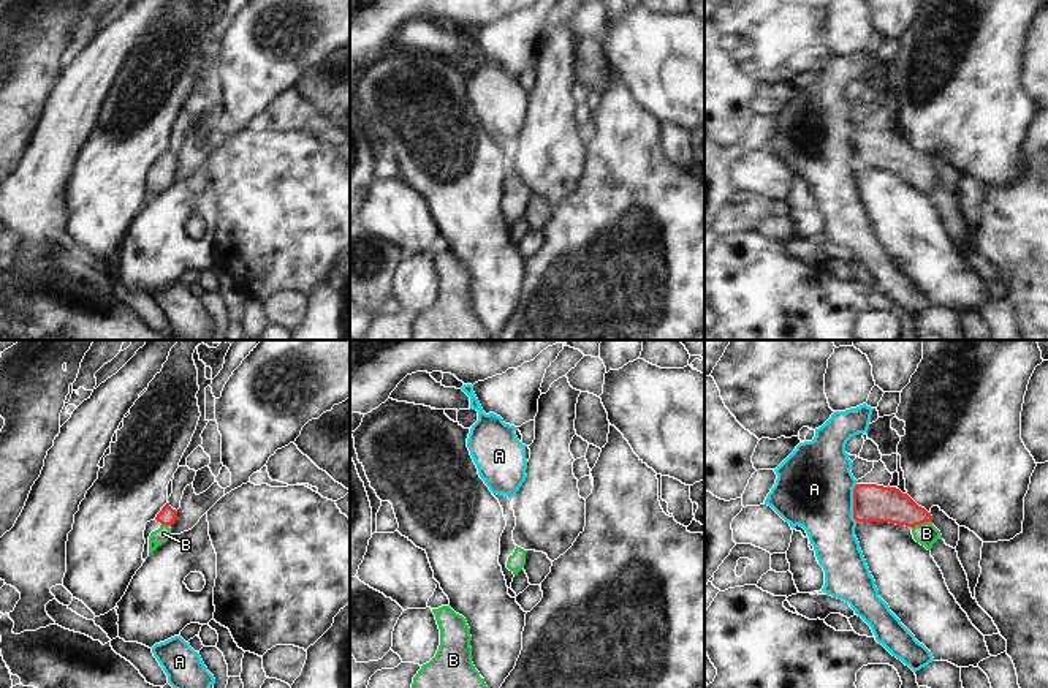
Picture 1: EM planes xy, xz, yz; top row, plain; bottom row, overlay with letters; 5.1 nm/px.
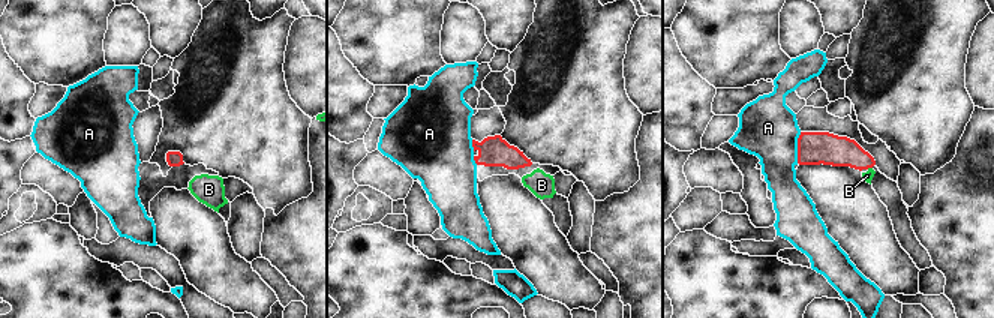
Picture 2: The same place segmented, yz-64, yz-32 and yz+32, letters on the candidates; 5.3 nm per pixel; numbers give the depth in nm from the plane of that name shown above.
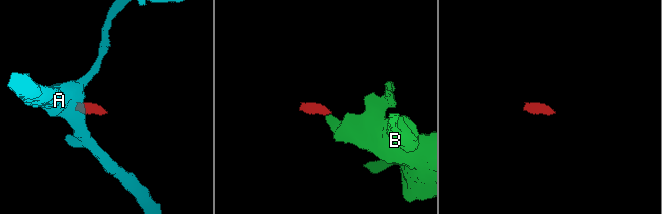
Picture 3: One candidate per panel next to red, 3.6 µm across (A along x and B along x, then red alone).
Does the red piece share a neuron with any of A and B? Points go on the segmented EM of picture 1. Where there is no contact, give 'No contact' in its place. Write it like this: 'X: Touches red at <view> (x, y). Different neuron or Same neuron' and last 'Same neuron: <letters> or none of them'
A: Touches red at yz (854, 503). Different neuron
B: Touches red at yz (922, 522). Same neuron
Same neuron: B

